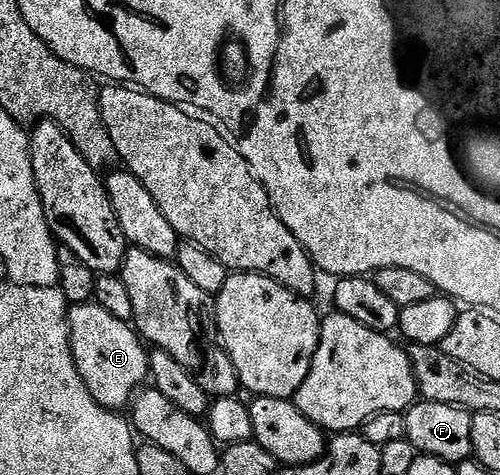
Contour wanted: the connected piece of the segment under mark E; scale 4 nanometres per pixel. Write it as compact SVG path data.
M100 302L72 305L69 337L79 374L87 390L91 390L91 398L104 408L121 410L125 403L126 407L138 389L150 379L150 349L146 341L128 319L111 314Z

